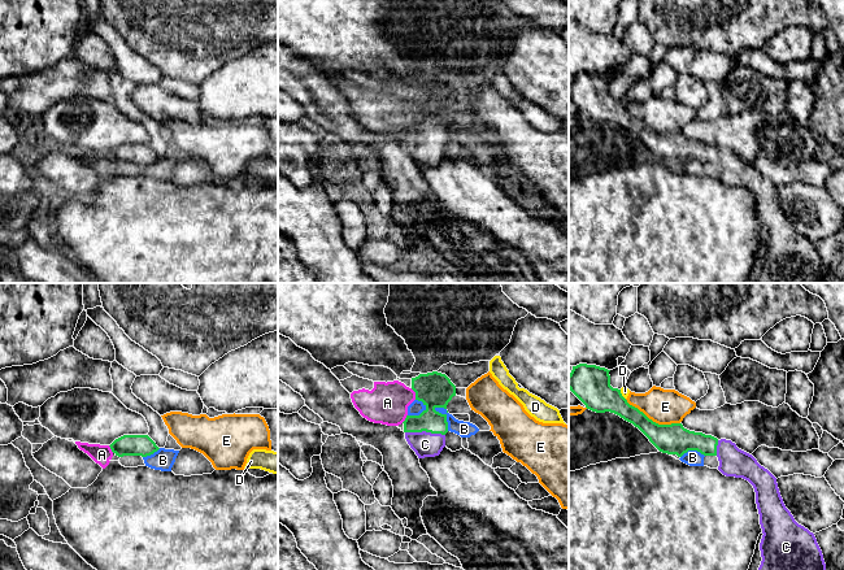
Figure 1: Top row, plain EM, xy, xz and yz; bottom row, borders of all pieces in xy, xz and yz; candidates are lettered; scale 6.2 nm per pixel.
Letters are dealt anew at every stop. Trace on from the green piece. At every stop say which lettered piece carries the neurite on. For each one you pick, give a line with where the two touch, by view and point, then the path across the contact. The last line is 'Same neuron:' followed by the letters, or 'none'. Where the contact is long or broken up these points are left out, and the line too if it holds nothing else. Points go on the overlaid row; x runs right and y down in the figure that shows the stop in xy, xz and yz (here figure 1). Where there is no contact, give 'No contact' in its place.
C: Touches green at xz (425, 430). Path across: xz (435, 391), (425, 430), (425, 444)
Same neuron: C

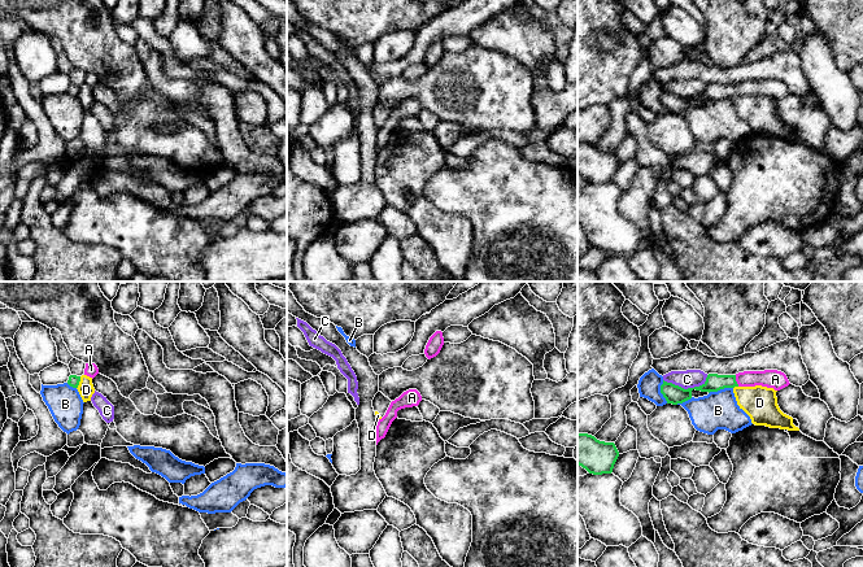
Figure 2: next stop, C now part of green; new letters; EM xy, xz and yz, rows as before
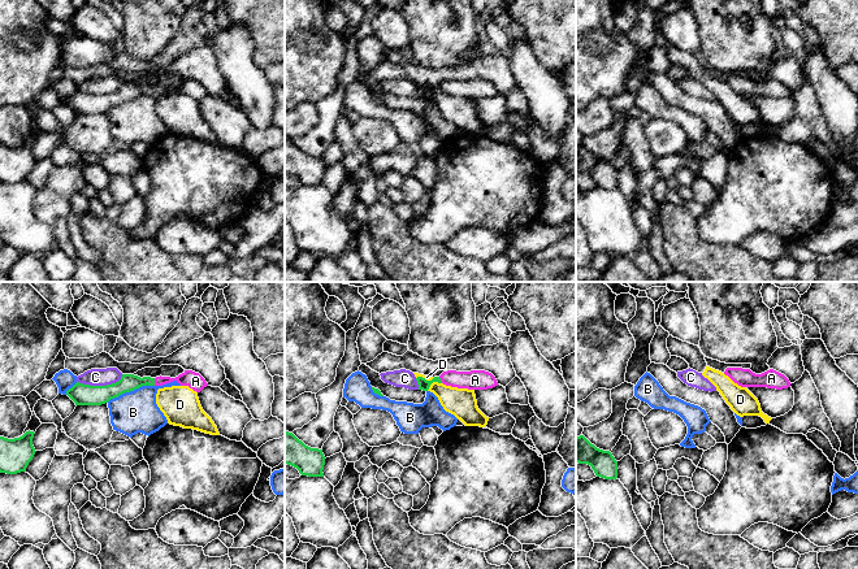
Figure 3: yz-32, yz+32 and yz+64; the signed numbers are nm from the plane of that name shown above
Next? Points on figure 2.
A: Touches green at yz (735, 380). Path across: yz (714, 382), (735, 380), (775, 379)
Same neuron: A

